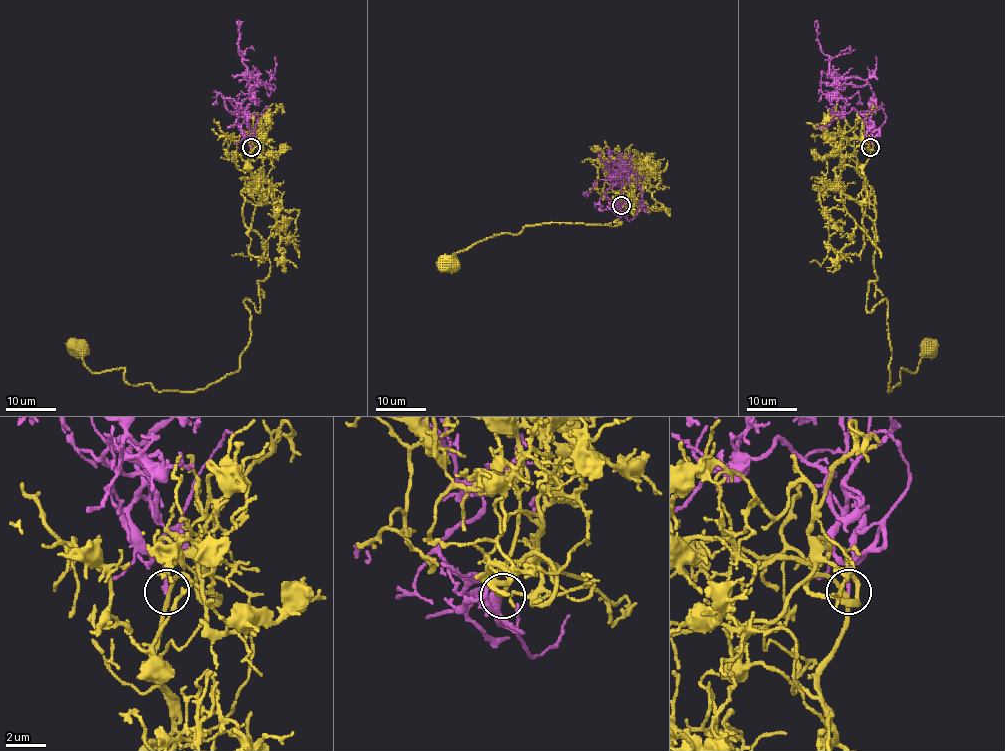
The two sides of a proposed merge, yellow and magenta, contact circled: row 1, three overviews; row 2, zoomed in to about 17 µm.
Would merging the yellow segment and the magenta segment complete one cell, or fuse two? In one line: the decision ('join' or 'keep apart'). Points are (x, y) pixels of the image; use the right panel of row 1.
join

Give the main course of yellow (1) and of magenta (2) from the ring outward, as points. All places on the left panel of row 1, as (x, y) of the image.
1: (250, 148), (244, 223), (270, 272), (260, 309), (244, 301), (240, 367), (157, 391), (93, 372), (79, 346)
2: (250, 146), (244, 119), (235, 113), (245, 112), (241, 102), (253, 96), (238, 20)

